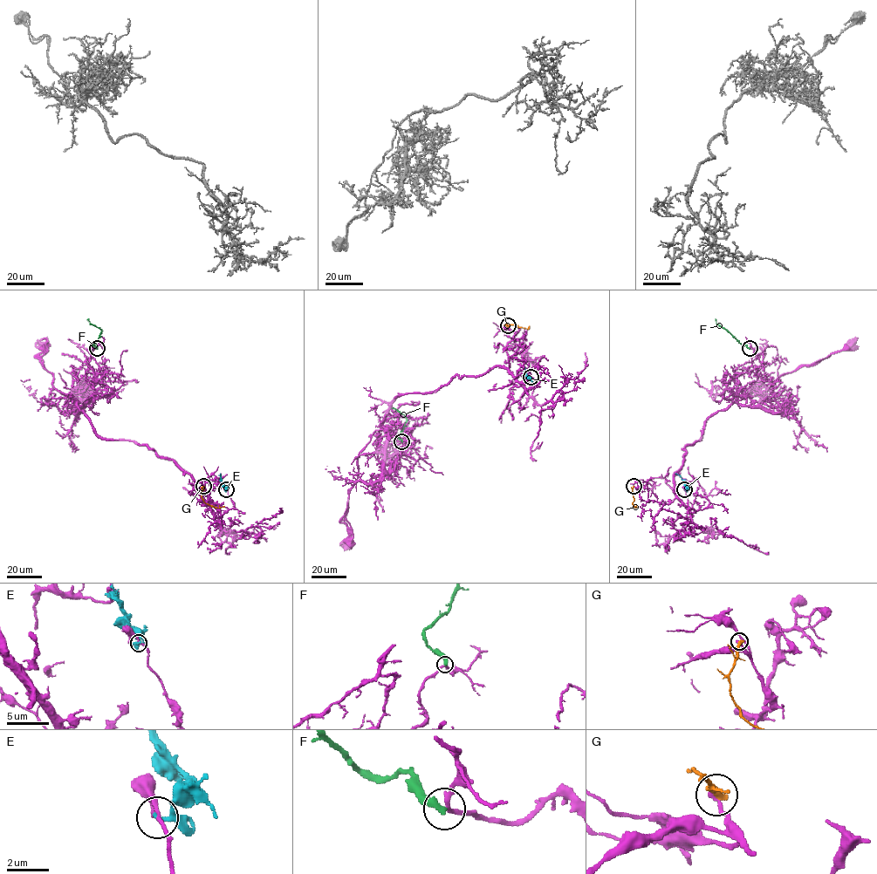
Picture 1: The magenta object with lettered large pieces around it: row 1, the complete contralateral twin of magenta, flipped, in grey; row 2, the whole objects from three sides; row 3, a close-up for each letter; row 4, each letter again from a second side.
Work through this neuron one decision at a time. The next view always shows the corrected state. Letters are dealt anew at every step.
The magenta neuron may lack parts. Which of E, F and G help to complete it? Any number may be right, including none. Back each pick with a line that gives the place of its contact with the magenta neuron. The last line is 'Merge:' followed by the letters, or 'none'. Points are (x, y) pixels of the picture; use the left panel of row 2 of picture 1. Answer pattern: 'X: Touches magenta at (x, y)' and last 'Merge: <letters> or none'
Merge: none

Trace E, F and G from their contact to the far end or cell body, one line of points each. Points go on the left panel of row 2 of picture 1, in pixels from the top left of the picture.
E: (226, 490), (220, 473)
F: (96, 348), (92, 345), (101, 330), (91, 324), (88, 318)
G: (203, 486), (201, 497), (206, 503), (215, 507), (224, 506)

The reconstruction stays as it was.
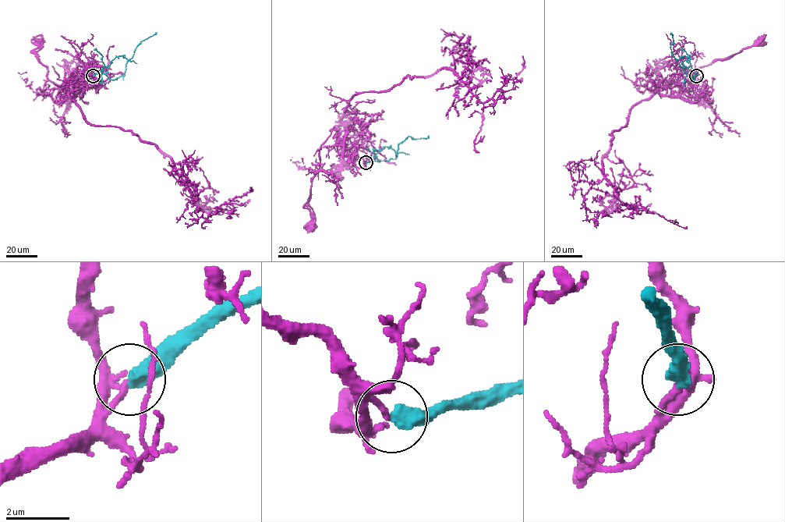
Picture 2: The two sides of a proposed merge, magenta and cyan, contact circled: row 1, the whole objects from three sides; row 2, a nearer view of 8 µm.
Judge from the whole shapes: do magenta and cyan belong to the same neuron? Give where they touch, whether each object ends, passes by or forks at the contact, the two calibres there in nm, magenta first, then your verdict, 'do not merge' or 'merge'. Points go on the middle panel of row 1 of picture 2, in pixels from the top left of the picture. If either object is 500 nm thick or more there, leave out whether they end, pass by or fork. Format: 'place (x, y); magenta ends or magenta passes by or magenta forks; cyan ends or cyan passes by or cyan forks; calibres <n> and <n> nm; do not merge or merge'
place (365, 162); calibres 160 and 500 nm; do not merge

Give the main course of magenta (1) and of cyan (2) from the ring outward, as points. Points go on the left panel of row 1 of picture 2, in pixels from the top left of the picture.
1: (93, 75), (78, 88), (71, 101), (72, 92), (47, 77), (47, 68), (37, 54), (40, 42)
2: (93, 75), (101, 72), (114, 79), (123, 76), (125, 64), (136, 47), (142, 40), (157, 33)

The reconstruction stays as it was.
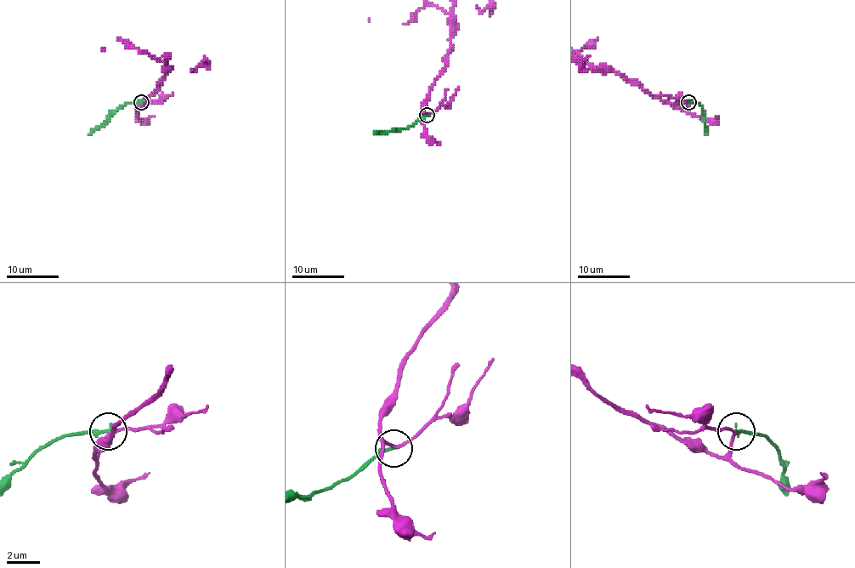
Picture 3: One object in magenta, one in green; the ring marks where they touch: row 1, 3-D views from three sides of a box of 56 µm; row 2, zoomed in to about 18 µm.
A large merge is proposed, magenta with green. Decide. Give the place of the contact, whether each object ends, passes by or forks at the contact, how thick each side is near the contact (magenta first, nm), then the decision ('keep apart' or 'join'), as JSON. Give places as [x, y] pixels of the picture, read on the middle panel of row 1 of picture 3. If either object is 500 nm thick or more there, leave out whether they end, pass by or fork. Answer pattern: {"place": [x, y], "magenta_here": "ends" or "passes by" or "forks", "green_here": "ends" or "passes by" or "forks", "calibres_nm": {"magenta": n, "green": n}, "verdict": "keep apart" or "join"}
{"place": [427, 115], "magenta_here": "passes by", "green_here": "ends", "calibres_nm": {"magenta": 160, "green": 220}, "verdict": "keep apart"}

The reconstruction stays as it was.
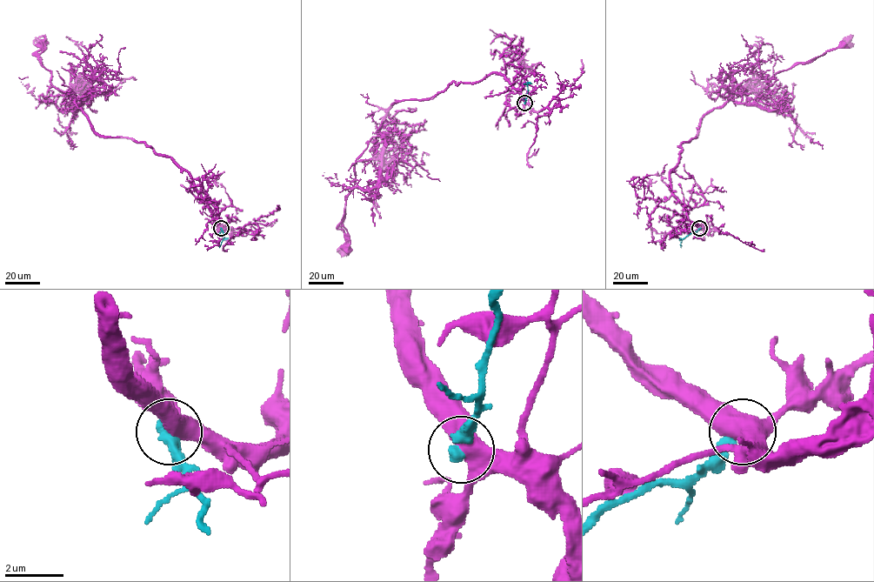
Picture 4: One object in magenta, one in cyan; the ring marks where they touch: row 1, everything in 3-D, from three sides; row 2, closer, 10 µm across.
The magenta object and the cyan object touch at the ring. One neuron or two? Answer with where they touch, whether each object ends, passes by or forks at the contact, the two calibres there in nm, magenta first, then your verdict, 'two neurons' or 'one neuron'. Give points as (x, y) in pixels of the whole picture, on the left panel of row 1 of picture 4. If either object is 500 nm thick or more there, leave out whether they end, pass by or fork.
place (221, 228); magenta forks; cyan ends; calibres 440 and 400 nm; two neurons

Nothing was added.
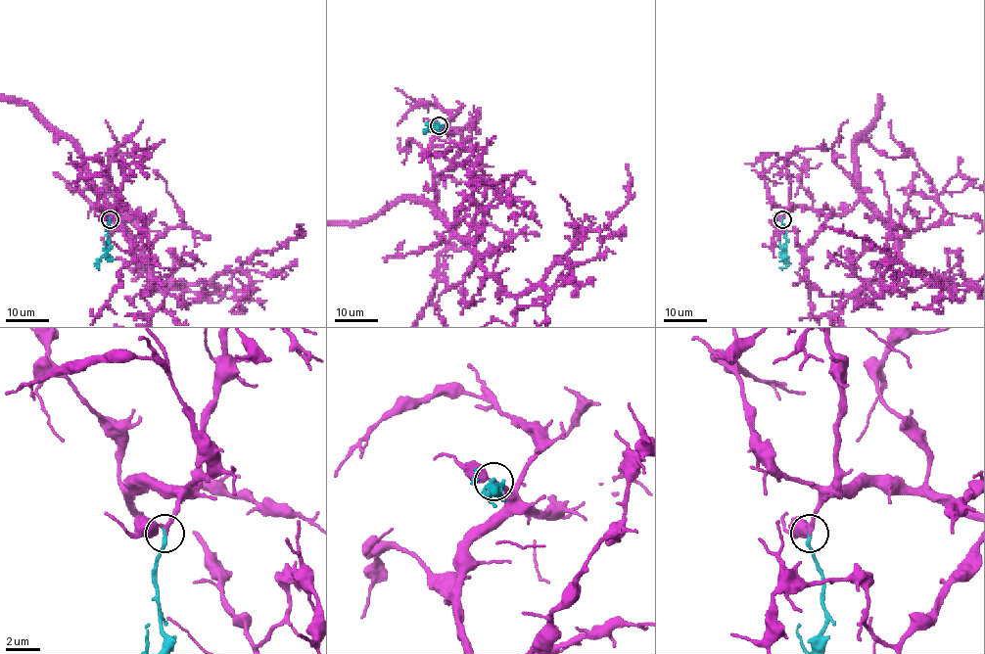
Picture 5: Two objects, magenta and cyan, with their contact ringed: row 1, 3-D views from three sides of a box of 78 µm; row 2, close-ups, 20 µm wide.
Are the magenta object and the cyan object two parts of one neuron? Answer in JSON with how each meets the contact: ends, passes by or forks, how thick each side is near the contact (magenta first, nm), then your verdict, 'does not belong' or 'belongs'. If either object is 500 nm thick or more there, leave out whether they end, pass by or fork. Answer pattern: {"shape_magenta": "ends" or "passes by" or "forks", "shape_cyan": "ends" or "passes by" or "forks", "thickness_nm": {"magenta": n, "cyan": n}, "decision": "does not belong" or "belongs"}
{"shape_magenta": "passes by", "shape_cyan": "ends", "thickness_nm": {"magenta": 180, "cyan": 240}, "decision": "belongs"}

